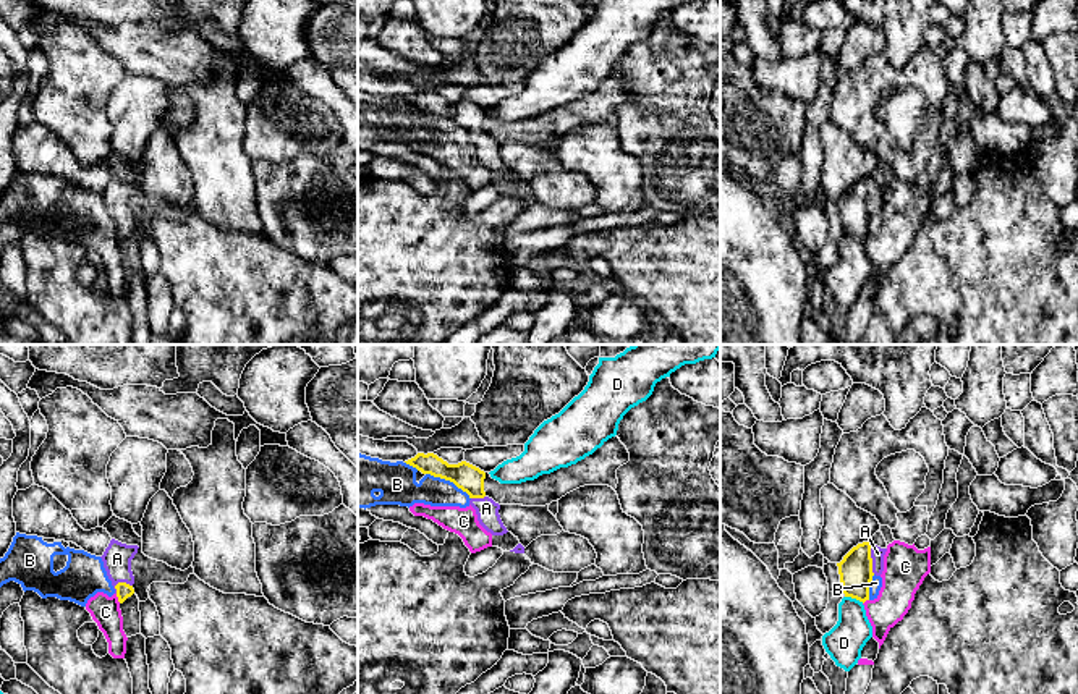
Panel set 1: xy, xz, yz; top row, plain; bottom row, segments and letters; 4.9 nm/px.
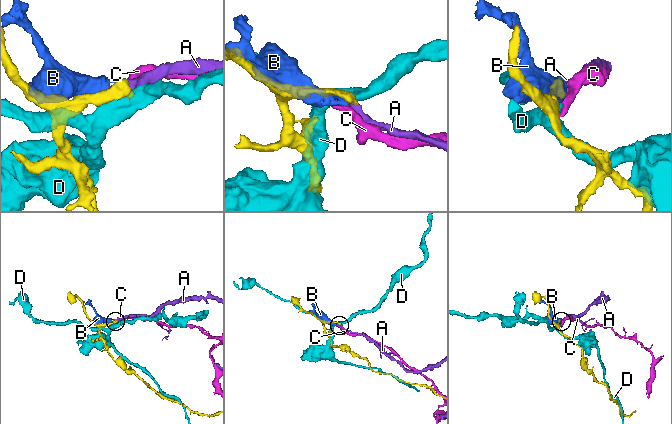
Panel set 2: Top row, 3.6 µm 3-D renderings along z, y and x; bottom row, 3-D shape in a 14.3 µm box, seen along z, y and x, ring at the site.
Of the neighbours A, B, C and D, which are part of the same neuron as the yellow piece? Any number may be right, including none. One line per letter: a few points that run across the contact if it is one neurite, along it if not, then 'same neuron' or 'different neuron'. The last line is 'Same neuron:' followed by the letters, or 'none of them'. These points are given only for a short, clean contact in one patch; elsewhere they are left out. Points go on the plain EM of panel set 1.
A: line yz (855, 207), (871, 196), (878, 191); same neuron
B: different neuron
C: different neuron
D: different neuron
Same neuron: A

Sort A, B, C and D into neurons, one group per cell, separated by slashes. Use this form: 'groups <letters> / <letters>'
groups A / B C / D

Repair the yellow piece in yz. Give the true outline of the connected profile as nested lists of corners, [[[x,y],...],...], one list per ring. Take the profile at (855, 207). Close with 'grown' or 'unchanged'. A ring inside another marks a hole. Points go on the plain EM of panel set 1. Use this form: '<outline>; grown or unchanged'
[[[863,180],[853,184],[837,201],[845,235],[856,236],[863,241],[869,238],[869,222],[874,212],[882,212],[885,189],[887,186]]]; grown

